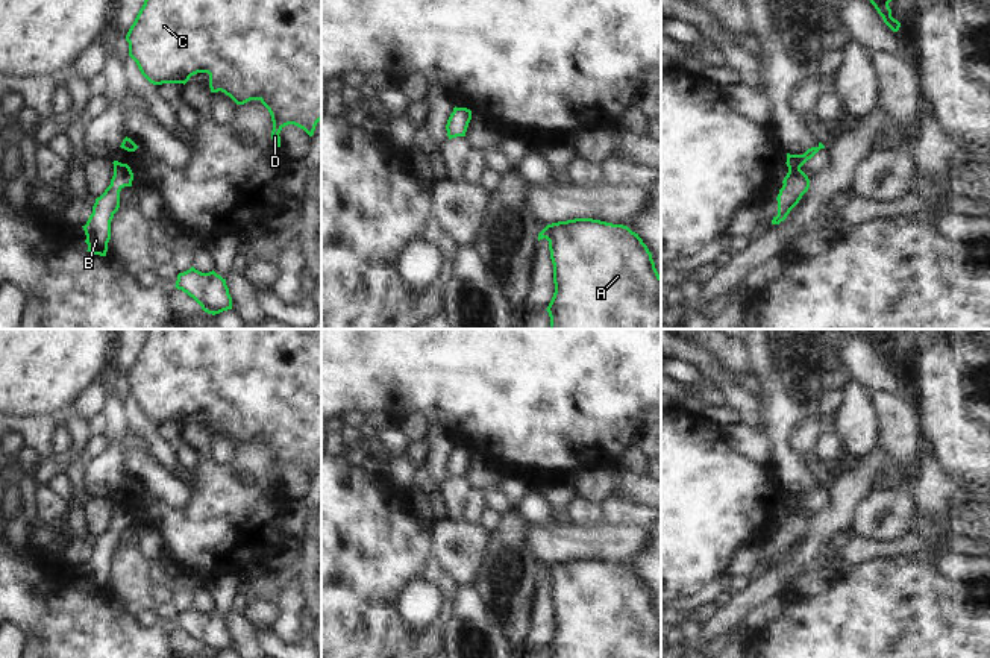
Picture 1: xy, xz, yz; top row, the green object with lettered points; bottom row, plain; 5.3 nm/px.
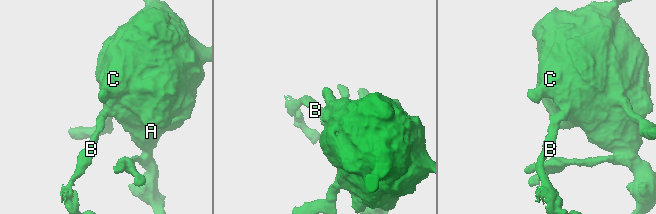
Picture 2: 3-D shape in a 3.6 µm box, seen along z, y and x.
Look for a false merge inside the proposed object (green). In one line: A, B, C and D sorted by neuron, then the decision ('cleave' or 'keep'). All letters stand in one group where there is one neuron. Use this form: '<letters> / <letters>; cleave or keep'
A B C D; keep

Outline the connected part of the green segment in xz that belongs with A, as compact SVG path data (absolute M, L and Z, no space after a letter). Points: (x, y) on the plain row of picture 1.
M575 558L547 564L538 581L549 581L555 632L547 646L550 658L661 658L661 616L647 585L628 566L593 558Z

